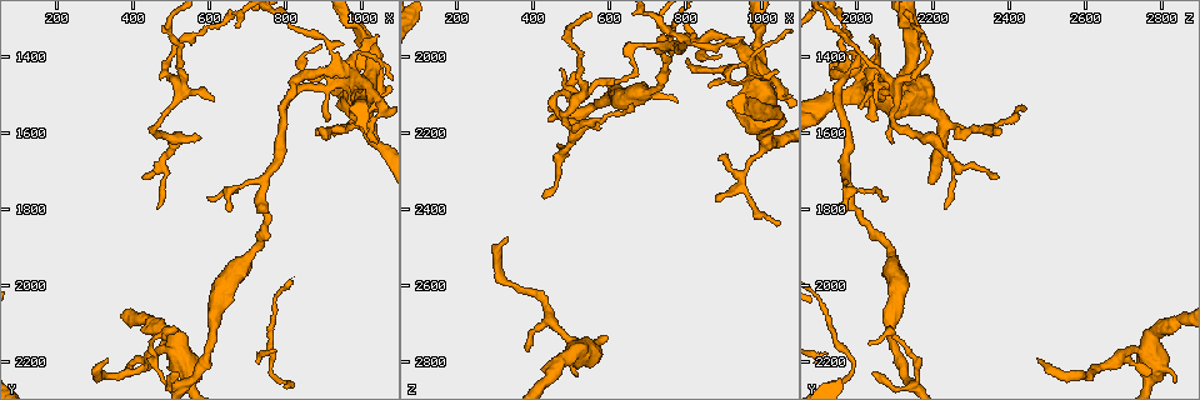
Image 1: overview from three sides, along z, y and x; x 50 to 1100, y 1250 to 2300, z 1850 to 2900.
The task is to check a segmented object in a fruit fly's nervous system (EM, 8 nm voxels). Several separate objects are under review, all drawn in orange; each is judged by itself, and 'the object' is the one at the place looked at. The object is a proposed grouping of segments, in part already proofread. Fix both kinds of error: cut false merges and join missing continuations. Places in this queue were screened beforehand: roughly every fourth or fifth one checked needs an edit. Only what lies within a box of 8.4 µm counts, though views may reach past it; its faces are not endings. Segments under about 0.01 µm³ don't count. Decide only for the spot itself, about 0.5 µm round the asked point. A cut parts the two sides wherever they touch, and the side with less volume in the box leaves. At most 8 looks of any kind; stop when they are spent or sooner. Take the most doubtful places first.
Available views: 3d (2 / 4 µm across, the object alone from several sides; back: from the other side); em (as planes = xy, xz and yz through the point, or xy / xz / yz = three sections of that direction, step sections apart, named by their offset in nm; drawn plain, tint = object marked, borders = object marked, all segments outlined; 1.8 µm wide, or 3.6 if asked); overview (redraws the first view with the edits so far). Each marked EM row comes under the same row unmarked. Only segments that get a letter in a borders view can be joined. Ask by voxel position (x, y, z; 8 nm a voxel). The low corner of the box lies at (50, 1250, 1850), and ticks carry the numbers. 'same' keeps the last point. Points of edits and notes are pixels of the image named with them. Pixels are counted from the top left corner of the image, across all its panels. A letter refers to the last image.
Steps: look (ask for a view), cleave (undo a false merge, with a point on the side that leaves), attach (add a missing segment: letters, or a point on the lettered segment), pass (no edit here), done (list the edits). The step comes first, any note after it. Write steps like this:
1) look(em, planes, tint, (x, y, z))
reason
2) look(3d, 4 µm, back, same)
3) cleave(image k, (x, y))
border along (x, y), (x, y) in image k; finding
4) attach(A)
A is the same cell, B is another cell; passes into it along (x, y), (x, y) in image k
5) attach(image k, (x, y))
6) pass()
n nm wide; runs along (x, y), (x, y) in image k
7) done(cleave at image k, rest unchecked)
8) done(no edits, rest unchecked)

look(3d, 2 µm, (950, 1435, 1985))
arms part here

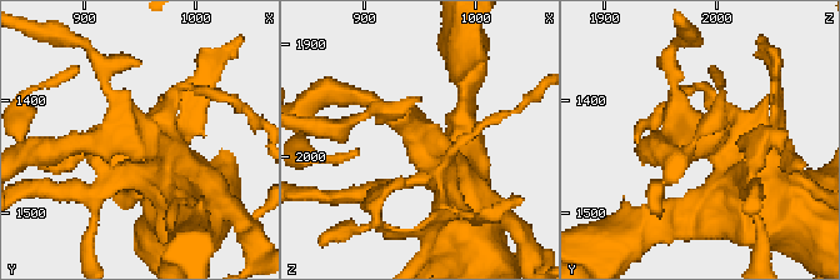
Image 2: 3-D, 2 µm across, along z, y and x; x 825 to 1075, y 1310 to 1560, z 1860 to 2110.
look(em, yz, step 8, tint, (952, 1432, 1982))

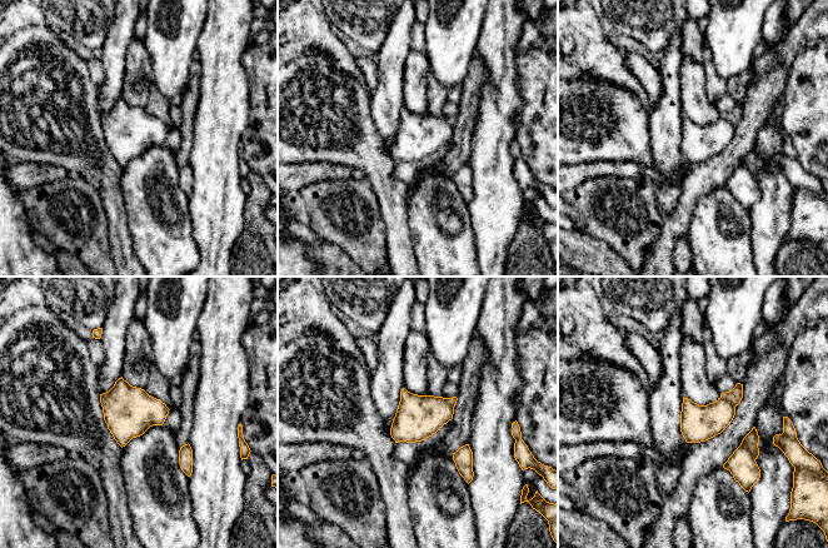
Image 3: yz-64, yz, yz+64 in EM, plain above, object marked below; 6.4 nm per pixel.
look(em, yz, step 8, borders, same)

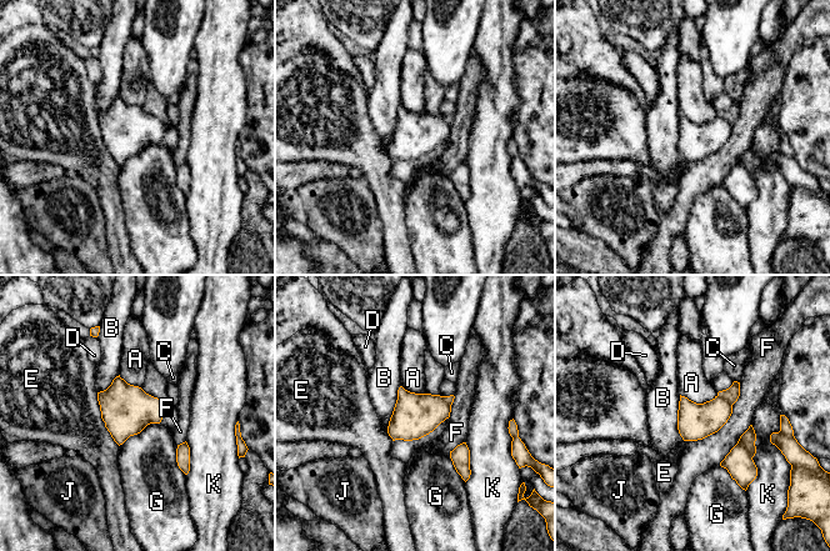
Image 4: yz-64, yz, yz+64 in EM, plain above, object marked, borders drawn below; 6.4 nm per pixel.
pass()
A, B, C, D, E, F, G, J and K are other cells; continuous, no second cell

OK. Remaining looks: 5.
look(em, planes, borders, (885, 1595, 2375))
branch stops here

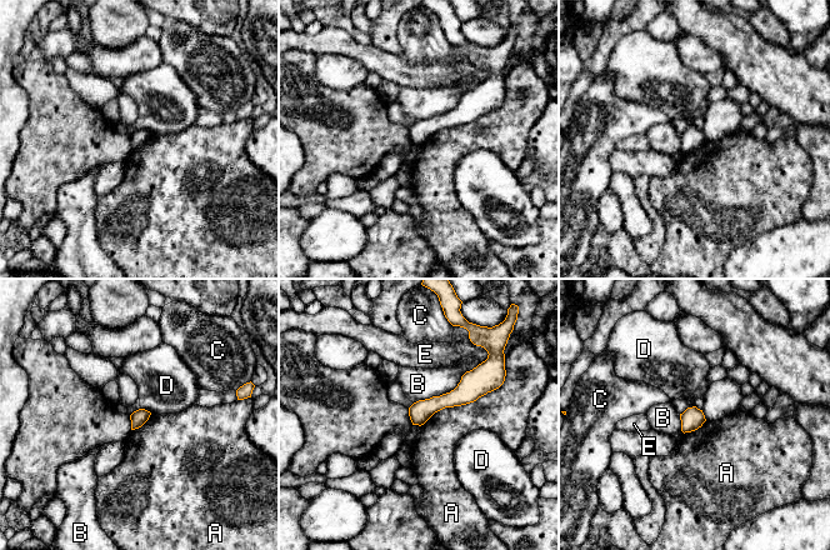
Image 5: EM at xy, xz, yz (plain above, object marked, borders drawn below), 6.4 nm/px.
pass()
A, B, C, D and E are other cells; none of them fits

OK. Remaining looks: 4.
look(3d, 4 µm, (445, 1585, 2110))
abrupt turn

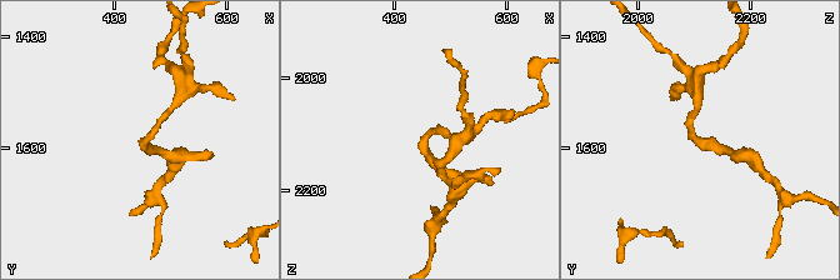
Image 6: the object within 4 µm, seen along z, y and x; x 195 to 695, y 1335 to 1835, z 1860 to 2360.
look(em, planes, tint, (450, 1595, 2110))

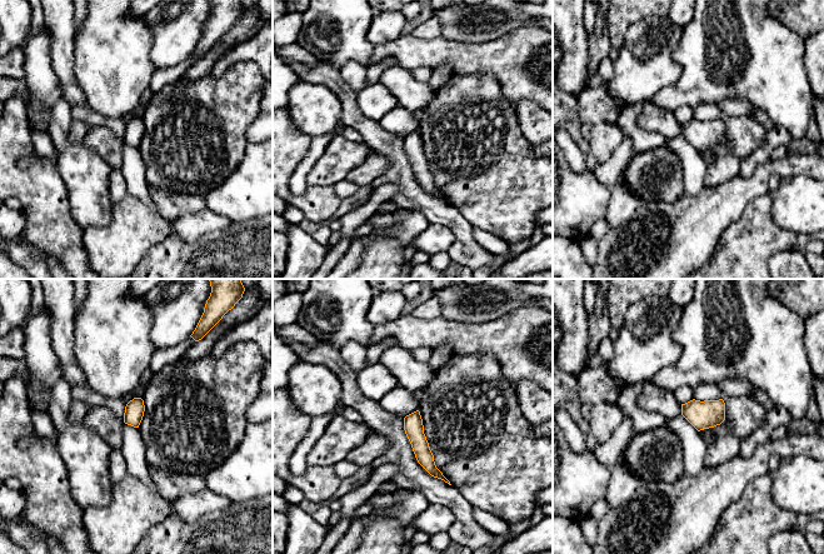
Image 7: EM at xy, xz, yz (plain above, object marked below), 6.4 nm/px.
look(em, planes, borders, same)
see the neighbours

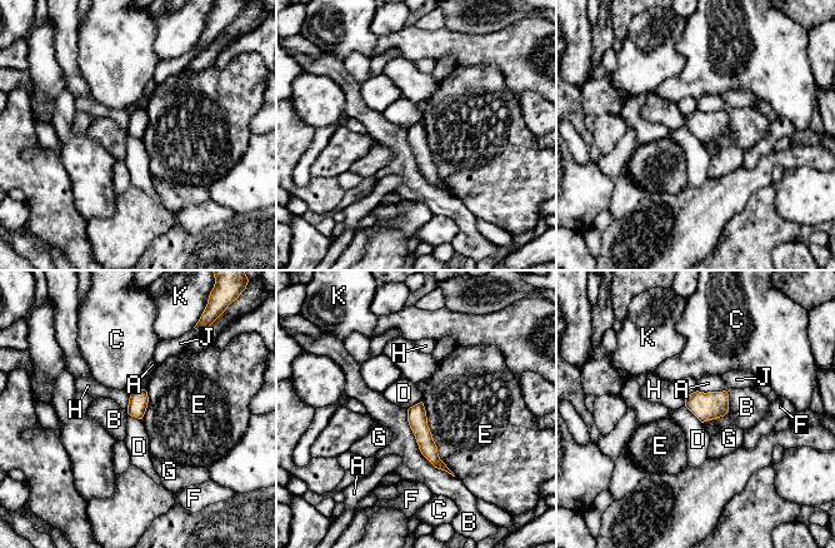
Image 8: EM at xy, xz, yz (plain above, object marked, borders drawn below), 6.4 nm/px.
pass()
B touches over 550 nm; A, B, C, D, E, F, G, H, J and K are other cells; border along (685, 405), (701, 423) in image 8; continuous, no second cell

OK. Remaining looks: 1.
done(no edits, rest unchecked)

